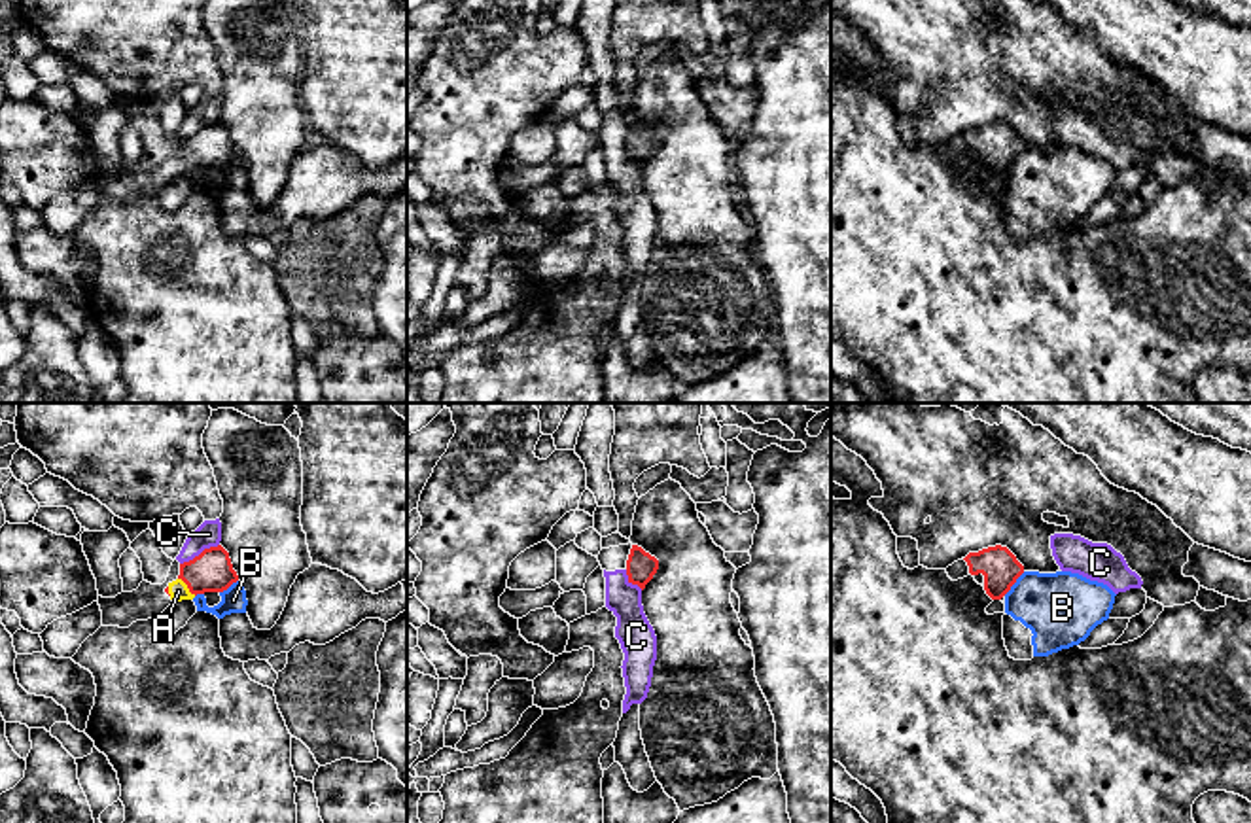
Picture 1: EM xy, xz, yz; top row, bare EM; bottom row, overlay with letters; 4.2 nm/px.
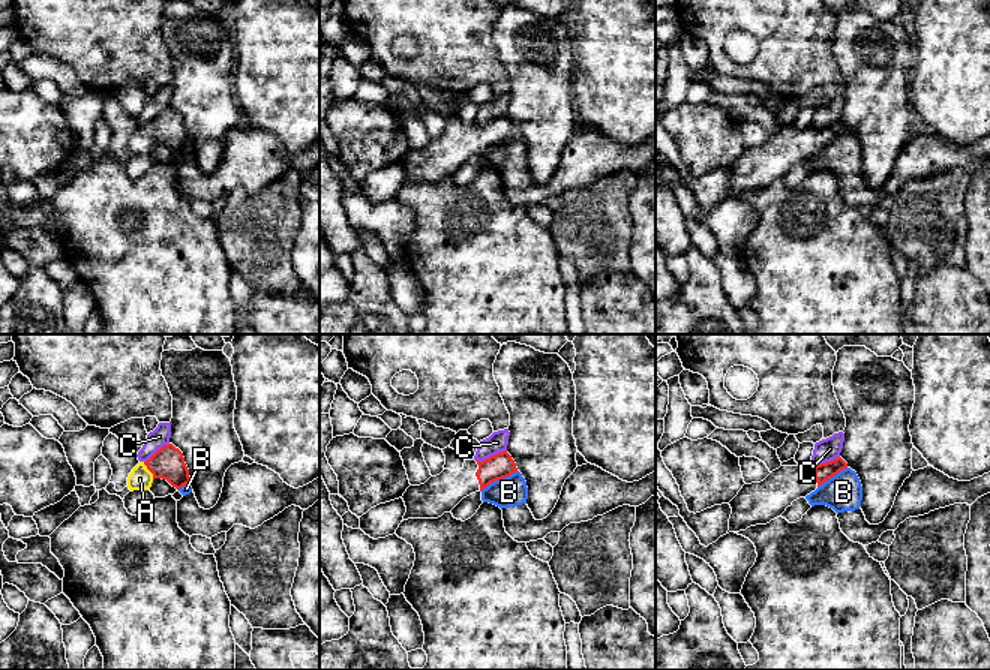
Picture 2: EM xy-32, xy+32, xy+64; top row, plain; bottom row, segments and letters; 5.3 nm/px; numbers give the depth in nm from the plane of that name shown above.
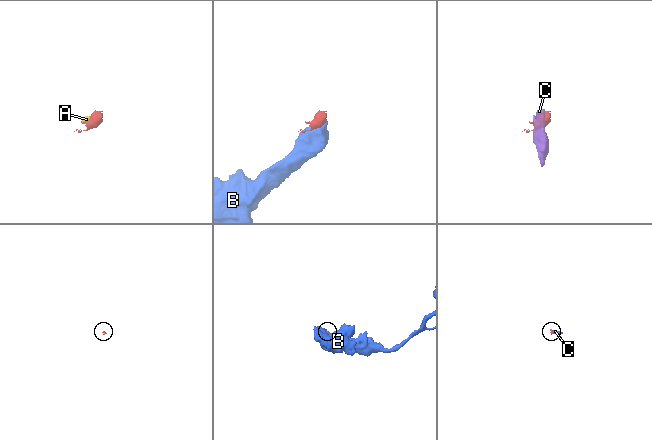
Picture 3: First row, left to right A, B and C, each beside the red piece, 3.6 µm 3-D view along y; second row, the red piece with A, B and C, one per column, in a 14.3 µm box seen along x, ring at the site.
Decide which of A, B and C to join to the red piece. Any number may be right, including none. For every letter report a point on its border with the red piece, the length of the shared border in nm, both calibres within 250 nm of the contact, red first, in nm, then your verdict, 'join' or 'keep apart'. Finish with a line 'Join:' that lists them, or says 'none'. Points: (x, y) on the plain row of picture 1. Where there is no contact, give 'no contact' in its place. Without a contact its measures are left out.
A: meets red in xy at (188, 163); contact 110 nm long; 180 nm thick on the red side, 90 nm on the other; join
B: meets red in yz at (1015, 157); contact 140 nm long; 160 nm thick on the red side, 320 nm on the other; keep apart
C: meets red in xy at (201, 129); contact 190 nm long; 180 nm thick on the red side, 110 nm on the other; keep apart
Join: A

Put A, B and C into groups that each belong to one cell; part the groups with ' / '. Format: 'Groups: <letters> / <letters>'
Groups: A / B / C

